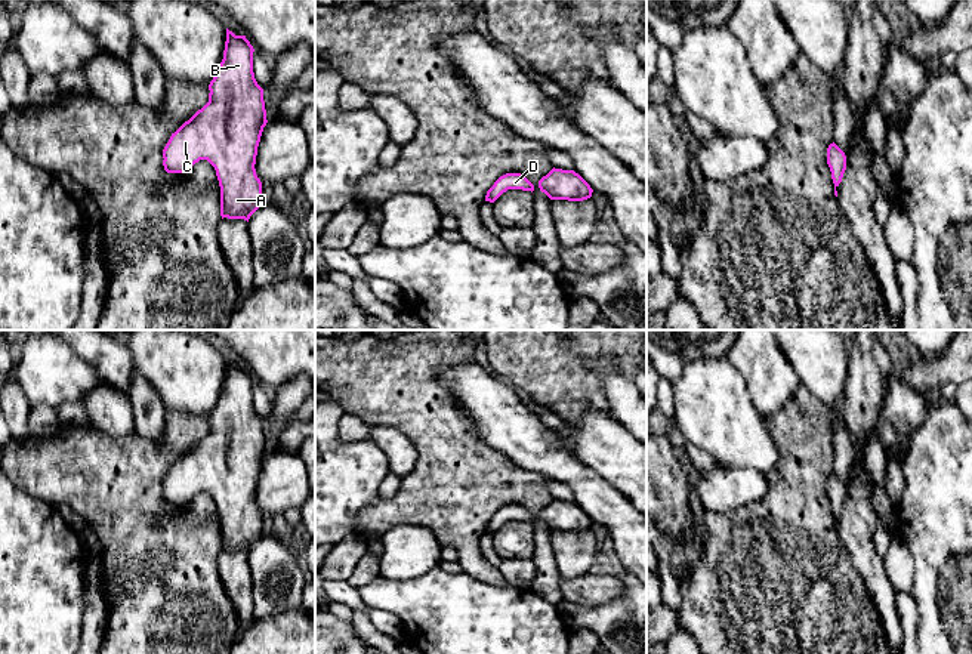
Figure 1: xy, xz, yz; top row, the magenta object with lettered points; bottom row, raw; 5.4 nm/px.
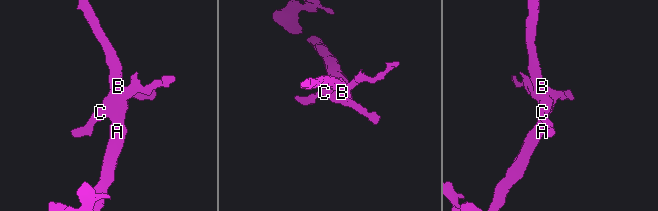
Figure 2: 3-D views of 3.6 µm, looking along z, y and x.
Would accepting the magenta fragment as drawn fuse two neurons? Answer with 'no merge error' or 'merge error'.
no merge error

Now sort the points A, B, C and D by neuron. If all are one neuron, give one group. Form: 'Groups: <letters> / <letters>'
Groups: A B C D

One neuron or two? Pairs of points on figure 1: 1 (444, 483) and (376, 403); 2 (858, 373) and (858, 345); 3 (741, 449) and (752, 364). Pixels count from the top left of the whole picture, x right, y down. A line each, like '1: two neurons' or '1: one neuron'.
1: one neuron
2: one neuron
3: two neurons

